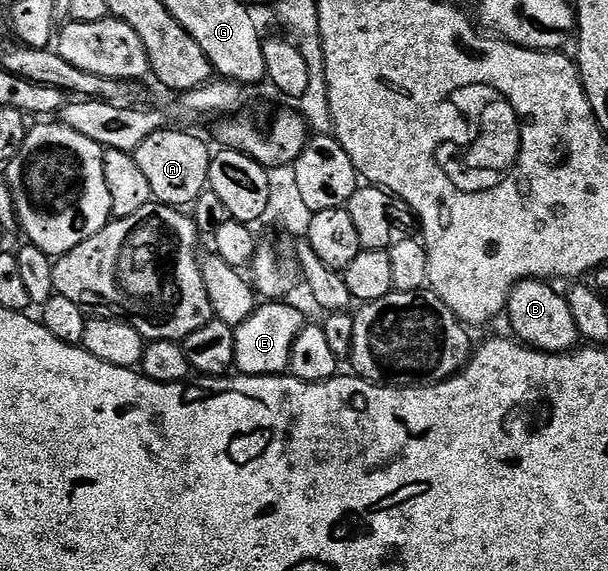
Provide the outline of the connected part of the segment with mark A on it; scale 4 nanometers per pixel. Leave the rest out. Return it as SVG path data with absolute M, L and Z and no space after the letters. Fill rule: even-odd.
M166 126L149 138L143 138L143 142L139 142L131 155L135 162L139 162L139 171L146 176L151 186L153 200L158 204L184 209L192 206L201 191L209 187L209 167L213 152L199 137L173 127Z

